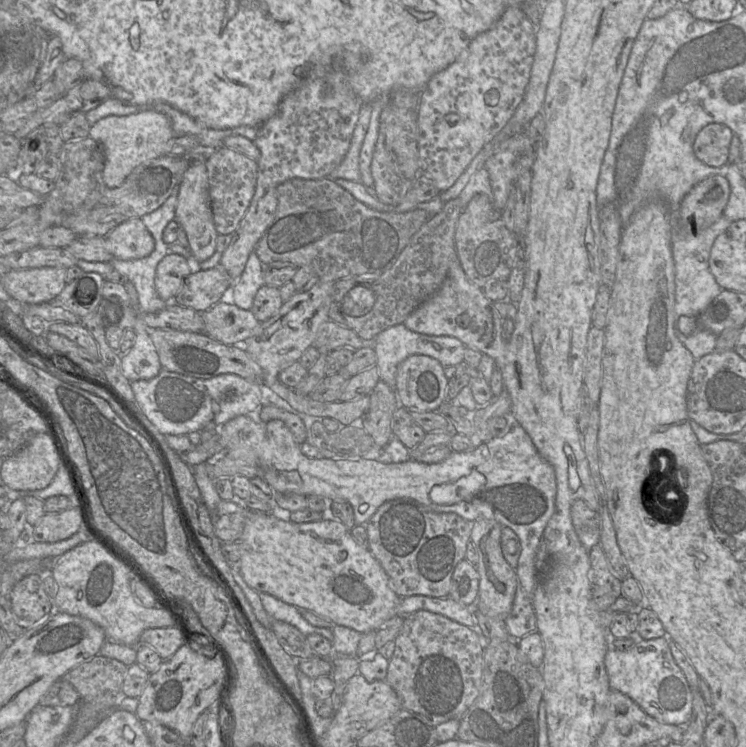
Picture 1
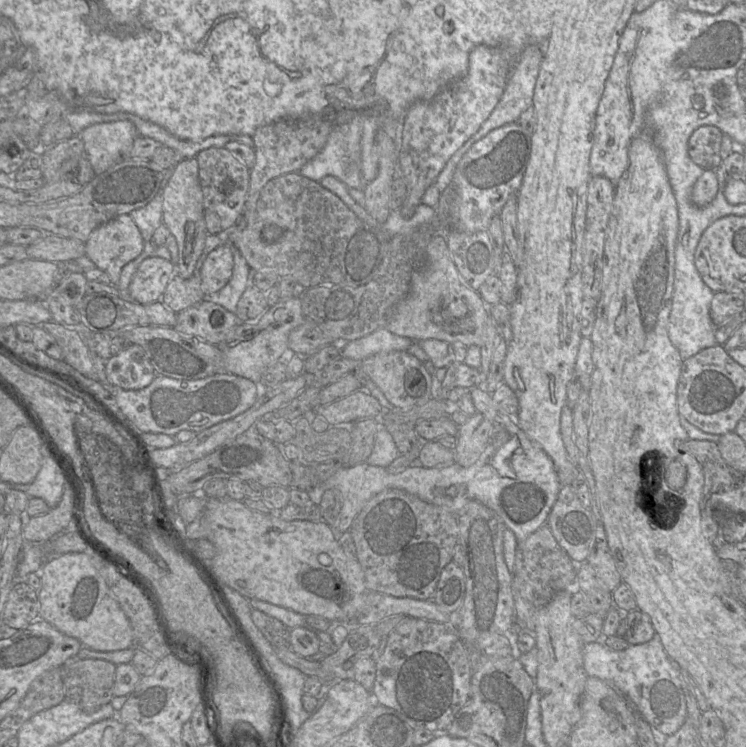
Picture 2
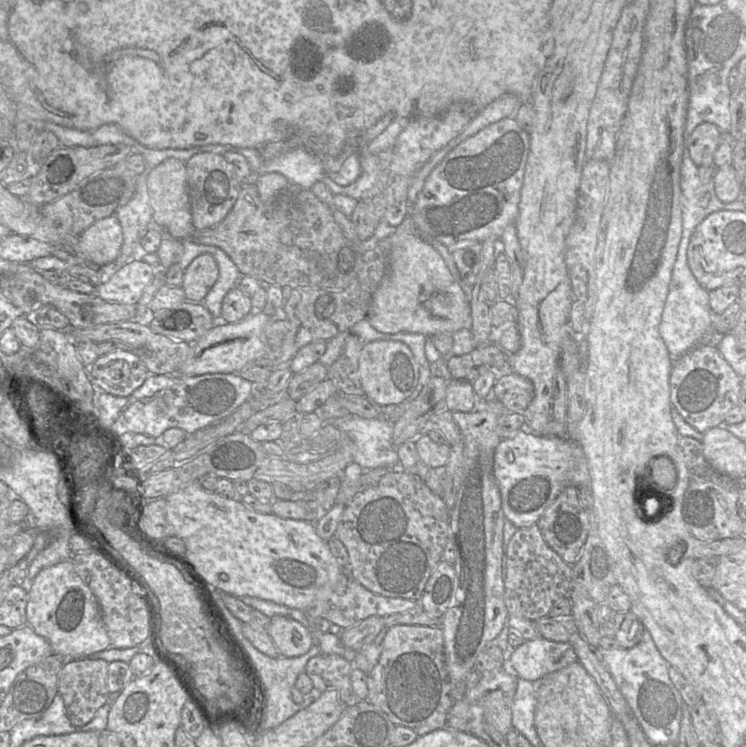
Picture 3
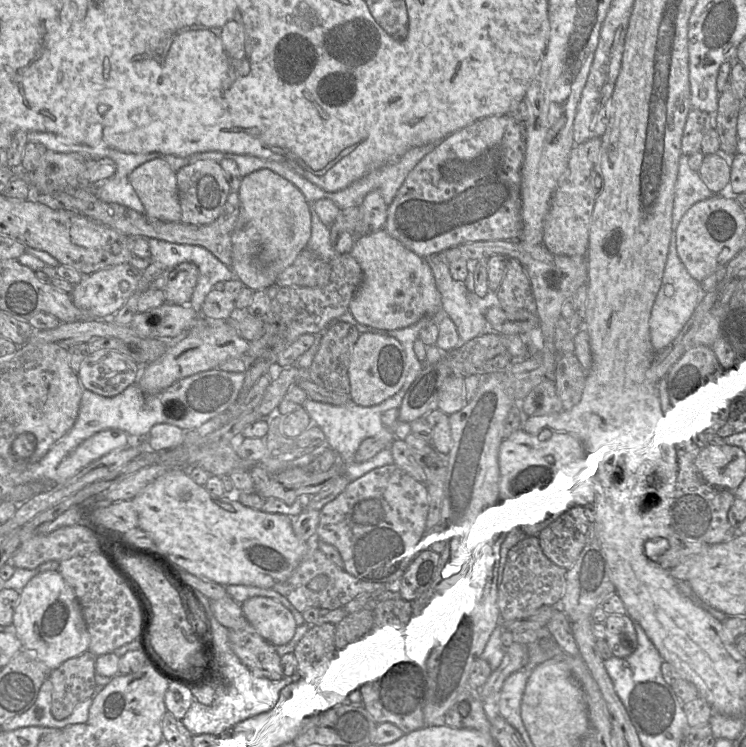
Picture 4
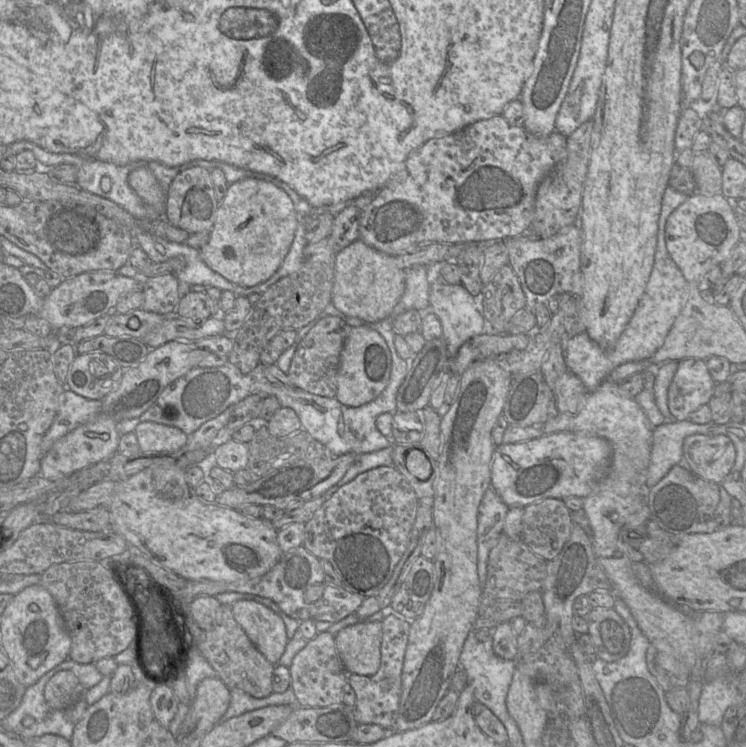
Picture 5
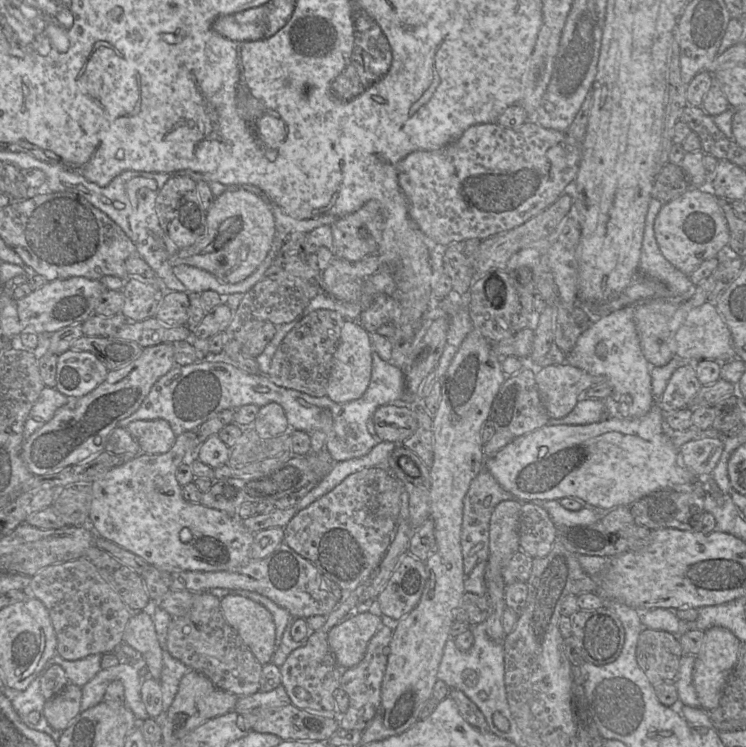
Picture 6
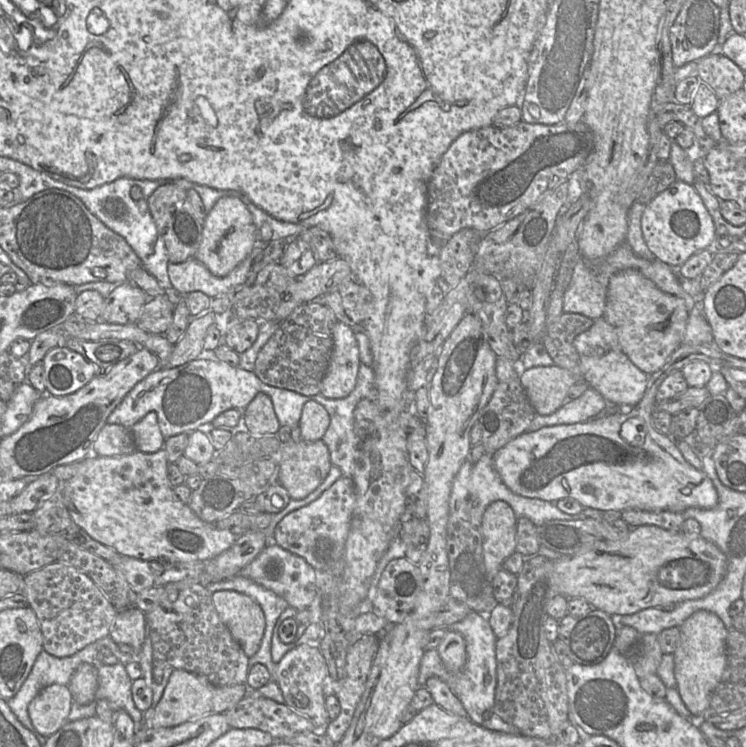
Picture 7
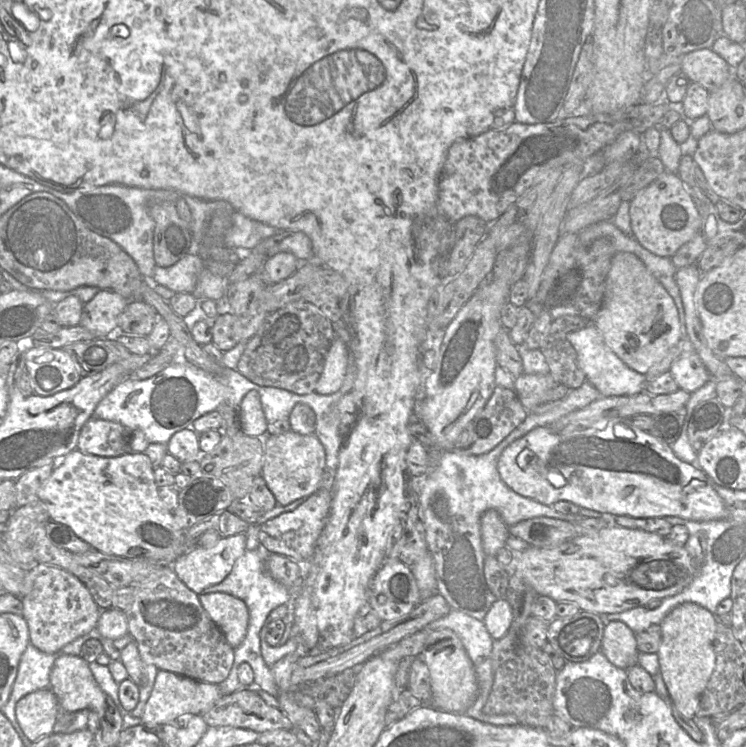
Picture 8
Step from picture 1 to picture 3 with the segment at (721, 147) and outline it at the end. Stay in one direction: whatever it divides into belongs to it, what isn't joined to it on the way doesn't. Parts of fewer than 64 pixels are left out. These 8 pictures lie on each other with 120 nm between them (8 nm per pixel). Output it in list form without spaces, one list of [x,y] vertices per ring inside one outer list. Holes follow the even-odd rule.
[[[713,123],[699,124],[689,138],[686,147],[695,165],[714,166],[714,153],[720,143],[721,130]]]

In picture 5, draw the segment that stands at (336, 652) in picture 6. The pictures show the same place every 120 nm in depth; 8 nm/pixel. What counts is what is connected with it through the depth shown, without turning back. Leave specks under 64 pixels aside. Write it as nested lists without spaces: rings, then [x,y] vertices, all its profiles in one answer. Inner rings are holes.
[[[358,621],[335,636],[338,655],[348,674],[374,675],[381,662],[382,622]]]

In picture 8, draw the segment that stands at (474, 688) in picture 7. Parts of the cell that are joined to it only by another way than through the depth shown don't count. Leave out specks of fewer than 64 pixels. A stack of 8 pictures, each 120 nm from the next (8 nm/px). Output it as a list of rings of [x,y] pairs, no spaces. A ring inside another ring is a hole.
[[[451,610],[444,617],[429,623],[424,629],[426,632],[432,632],[441,629],[452,630],[460,638],[469,658],[471,659],[471,662],[473,663],[478,682],[478,695],[474,703],[467,709],[465,714],[481,722],[498,726],[511,726],[519,724],[518,718],[513,714],[493,715],[487,714],[483,711],[483,707],[488,700],[494,683],[492,659],[494,640],[487,631],[484,622],[473,618],[461,611]]]

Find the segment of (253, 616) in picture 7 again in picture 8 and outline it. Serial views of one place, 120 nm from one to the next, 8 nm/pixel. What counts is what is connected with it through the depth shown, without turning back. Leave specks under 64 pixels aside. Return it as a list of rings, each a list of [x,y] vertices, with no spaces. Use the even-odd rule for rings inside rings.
[[[224,592],[203,593],[199,599],[228,643],[233,648],[239,646],[246,636],[249,622],[249,610],[244,601]]]

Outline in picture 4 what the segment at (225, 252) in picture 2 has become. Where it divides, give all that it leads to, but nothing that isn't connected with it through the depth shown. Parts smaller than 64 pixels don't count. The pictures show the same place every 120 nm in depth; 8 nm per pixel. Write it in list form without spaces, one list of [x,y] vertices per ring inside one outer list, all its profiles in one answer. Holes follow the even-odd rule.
[[[184,262],[172,269],[163,289],[165,303],[189,305],[198,277],[199,268],[191,262]]]

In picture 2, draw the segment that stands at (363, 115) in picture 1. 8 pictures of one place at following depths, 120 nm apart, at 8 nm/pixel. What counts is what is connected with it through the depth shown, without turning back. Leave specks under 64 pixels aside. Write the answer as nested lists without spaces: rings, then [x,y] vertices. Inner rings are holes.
[[[355,115],[341,125],[335,125],[322,150],[308,161],[298,172],[300,175],[319,182],[326,176],[333,176],[349,189],[363,190],[367,186],[361,170],[361,135],[363,115]]]

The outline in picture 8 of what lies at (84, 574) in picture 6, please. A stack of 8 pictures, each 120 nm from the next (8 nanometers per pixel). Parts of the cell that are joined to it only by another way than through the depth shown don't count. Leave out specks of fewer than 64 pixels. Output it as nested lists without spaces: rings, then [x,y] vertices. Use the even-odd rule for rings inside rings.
[[[34,564],[27,568],[33,589],[21,598],[30,643],[46,653],[59,653],[62,648],[97,628],[102,609],[95,603],[88,588],[69,571],[48,565]]]

